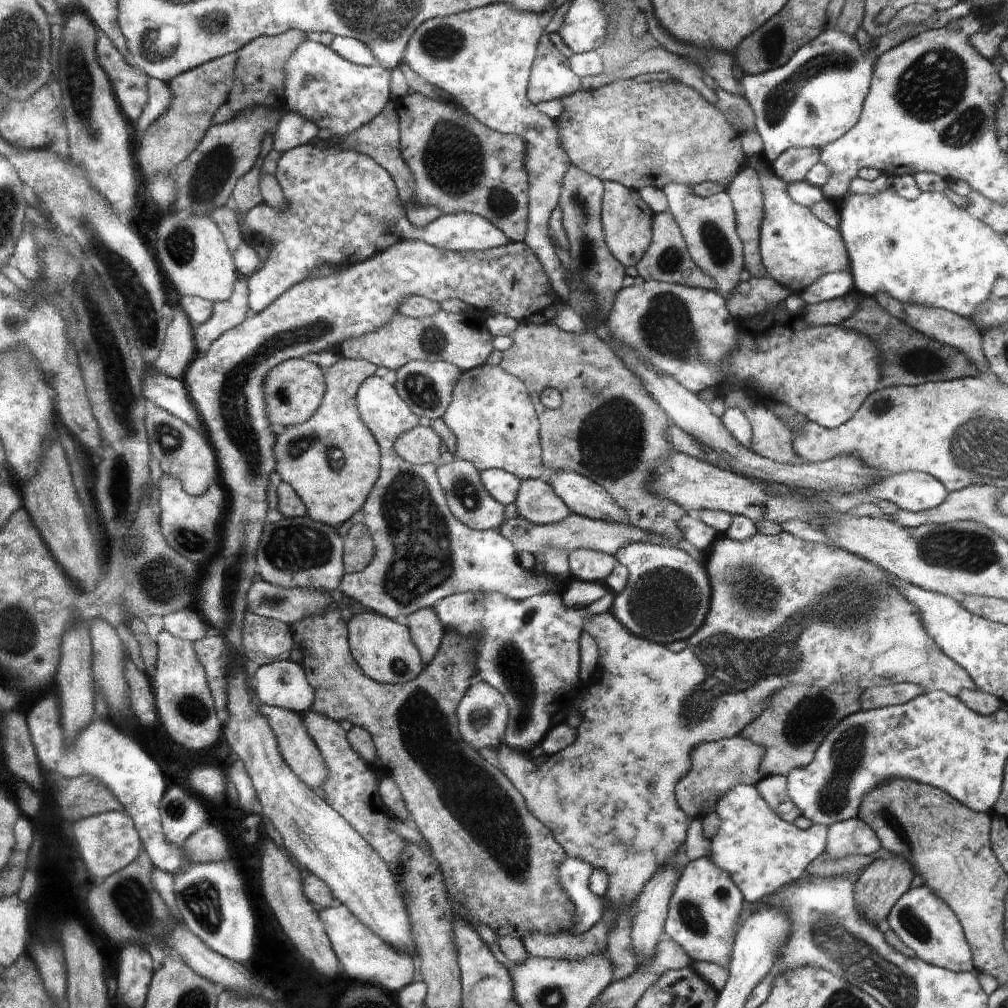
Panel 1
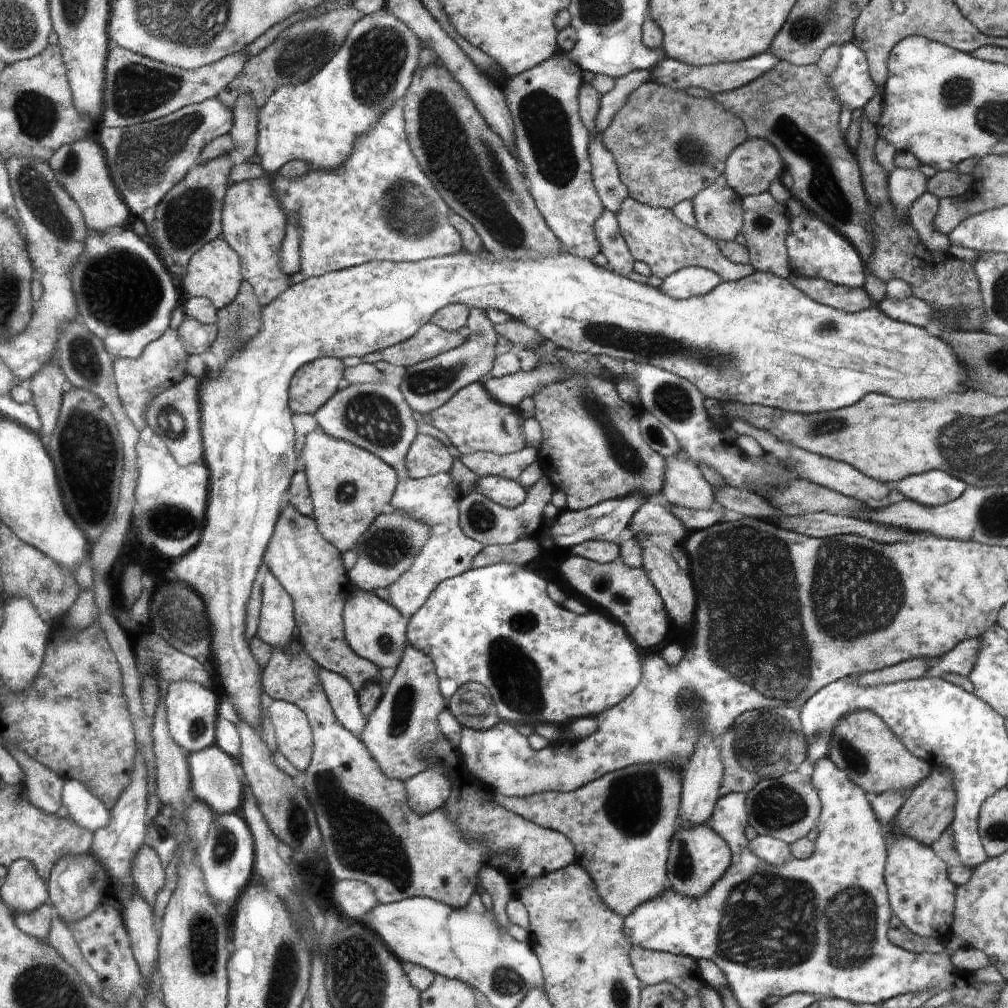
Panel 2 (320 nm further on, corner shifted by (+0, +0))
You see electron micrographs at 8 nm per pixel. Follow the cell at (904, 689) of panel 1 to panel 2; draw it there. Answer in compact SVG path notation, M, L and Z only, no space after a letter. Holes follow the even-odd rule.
M982 637L962 641L950 652L943 654L926 675L941 677L944 673L956 673L968 677L982 648Z

